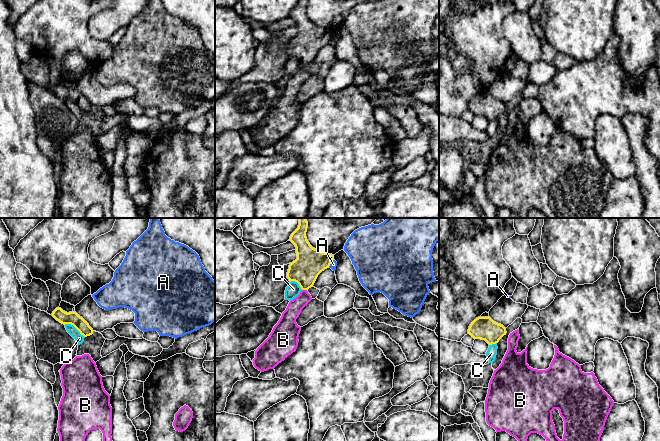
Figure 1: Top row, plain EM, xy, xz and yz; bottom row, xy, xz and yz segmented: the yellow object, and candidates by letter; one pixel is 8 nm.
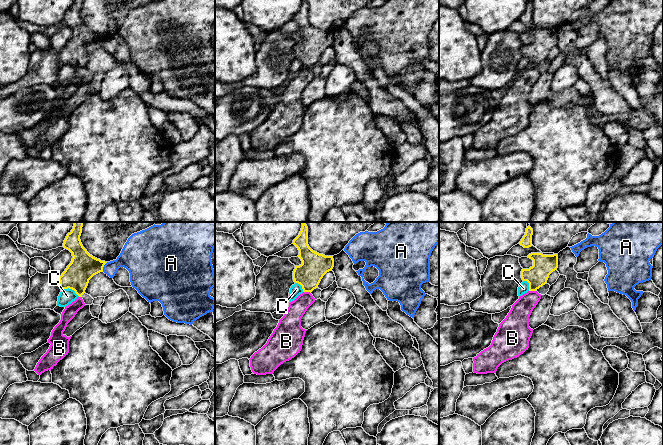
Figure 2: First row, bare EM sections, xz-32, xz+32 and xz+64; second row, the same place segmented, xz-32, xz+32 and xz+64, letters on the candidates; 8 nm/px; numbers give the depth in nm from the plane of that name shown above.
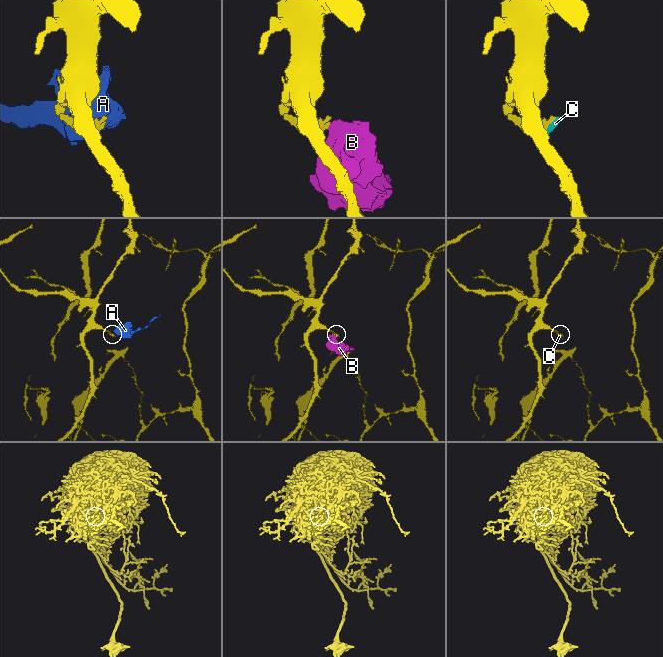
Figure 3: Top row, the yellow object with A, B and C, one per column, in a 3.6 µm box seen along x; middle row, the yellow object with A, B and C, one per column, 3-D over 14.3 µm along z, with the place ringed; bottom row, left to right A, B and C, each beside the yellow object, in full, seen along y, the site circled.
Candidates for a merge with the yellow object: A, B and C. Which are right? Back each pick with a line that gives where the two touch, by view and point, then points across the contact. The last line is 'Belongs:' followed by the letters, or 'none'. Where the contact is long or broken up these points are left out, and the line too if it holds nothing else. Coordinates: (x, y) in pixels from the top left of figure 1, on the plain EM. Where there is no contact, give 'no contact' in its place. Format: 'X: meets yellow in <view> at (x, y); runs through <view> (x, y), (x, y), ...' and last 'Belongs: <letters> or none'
Belongs: none

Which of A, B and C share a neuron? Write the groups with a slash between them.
A / B / C

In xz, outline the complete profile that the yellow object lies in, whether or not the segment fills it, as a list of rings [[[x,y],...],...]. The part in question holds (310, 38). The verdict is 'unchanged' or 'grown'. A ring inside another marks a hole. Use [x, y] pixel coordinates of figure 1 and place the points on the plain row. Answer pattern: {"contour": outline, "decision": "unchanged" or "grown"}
{"contour": [[[299,0],[289,17],[296,23],[297,35],[290,39],[287,48],[289,57],[295,57],[302,66],[313,63],[318,51],[329,44],[334,31],[313,24],[307,16],[308,0]]], "decision": "unchanged"}

